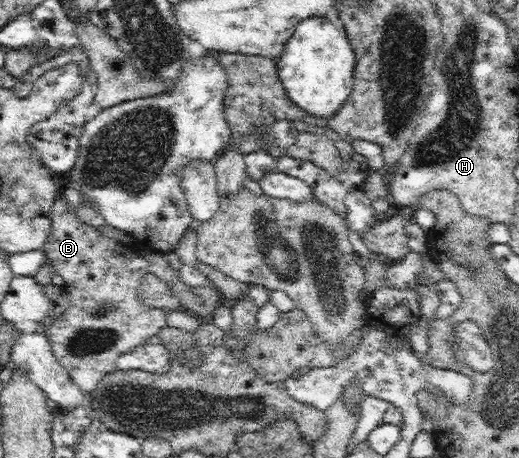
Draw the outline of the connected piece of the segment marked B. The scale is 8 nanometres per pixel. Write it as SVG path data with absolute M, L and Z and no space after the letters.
M63 186L56 189L55 203L51 210L51 234L43 250L55 273L65 279L65 289L69 294L69 307L51 320L47 328L47 339L53 355L70 374L71 382L82 394L91 394L101 379L116 369L117 359L126 352L137 348L144 340L157 335L167 324L168 310L149 307L138 298L141 278L150 272L149 261L143 254L133 253L128 245L114 241L112 237L101 235L93 226L78 219L78 208L72 208L63 199Z

